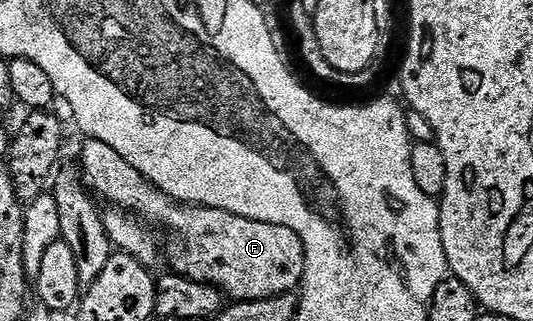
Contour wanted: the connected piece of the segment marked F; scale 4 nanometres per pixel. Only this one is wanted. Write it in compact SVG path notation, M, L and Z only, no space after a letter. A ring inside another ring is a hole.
M86 138L81 142L80 170L87 185L99 197L102 195L104 199L110 200L106 202L113 207L133 212L159 229L162 227L174 232L174 241L170 244L170 264L177 275L216 286L234 302L279 296L284 292L294 292L301 285L302 276L306 273L306 251L300 238L292 230L284 226L272 226L268 222L256 222L252 218L240 218L236 214L228 214L228 210L203 208L201 204L180 204L151 184L148 178L144 178L144 174L140 174L140 170L136 170L132 162L124 162L124 158L120 158L120 154L116 154L116 150L108 146L108 142L100 138Z

